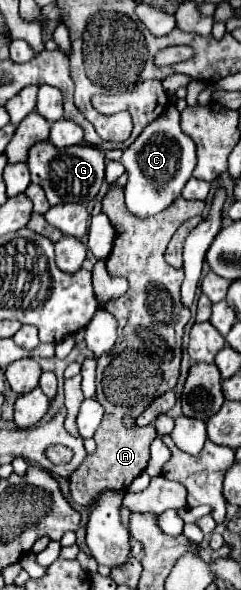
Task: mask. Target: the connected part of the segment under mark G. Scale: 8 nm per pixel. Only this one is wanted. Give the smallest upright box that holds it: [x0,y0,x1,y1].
[28,140,104,206]

